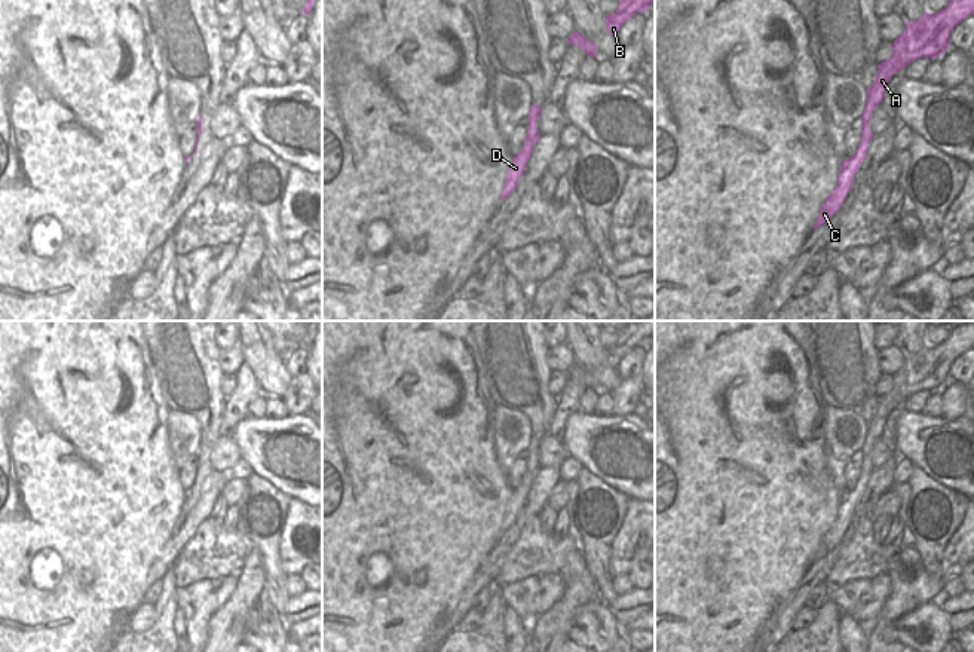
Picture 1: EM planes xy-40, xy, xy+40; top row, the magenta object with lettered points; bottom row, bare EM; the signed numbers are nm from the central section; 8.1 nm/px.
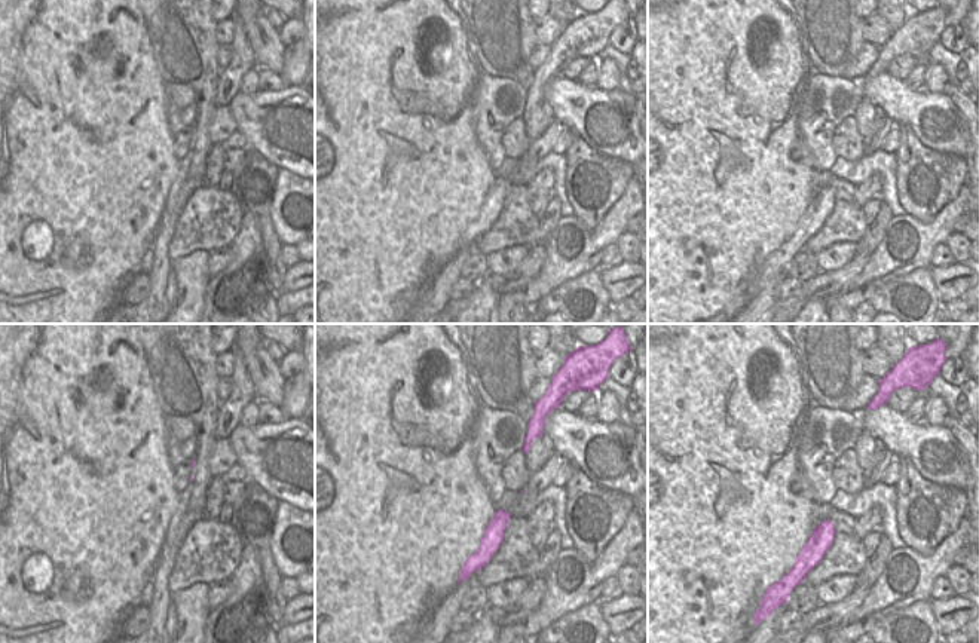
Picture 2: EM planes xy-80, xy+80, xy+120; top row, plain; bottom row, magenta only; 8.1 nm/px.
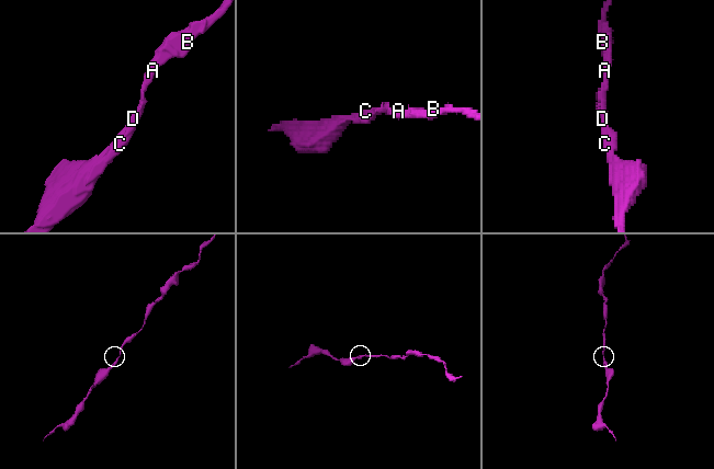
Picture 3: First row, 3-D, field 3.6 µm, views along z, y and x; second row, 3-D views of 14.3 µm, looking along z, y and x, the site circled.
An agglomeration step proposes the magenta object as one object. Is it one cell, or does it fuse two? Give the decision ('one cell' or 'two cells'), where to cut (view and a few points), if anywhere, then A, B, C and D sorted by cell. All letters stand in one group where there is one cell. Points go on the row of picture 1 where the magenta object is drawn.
one cell; cut none; groups A B C D

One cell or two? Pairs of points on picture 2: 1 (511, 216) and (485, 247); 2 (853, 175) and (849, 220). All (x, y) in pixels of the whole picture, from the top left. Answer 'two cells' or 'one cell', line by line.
1: one cell
2: two cells

